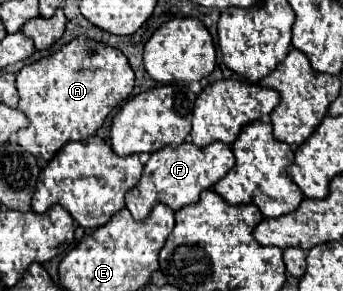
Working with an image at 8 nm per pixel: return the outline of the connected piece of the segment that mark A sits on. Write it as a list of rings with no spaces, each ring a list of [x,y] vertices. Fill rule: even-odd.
[[[76,37],[56,53],[24,65],[16,75],[16,89],[20,93],[18,107],[30,121],[18,131],[18,143],[34,157],[50,161],[68,141],[94,135],[108,113],[128,99],[134,89],[134,71],[116,47],[90,37]]]

